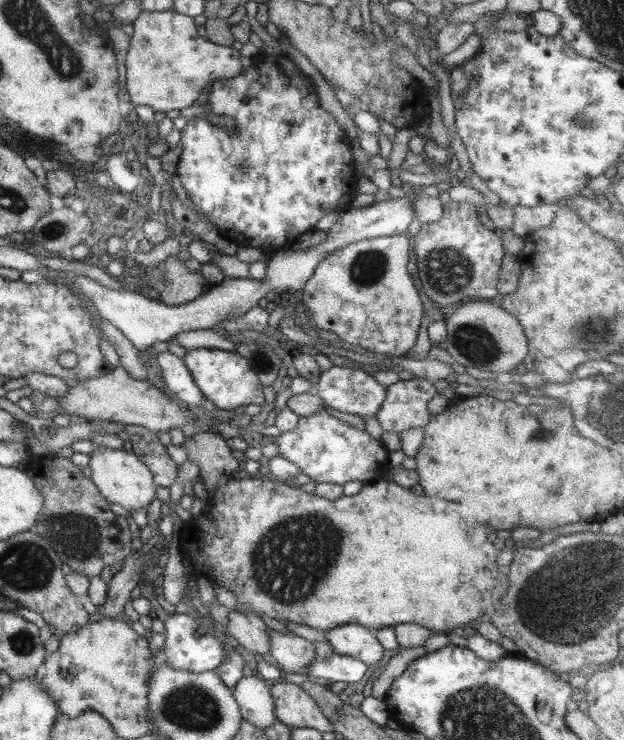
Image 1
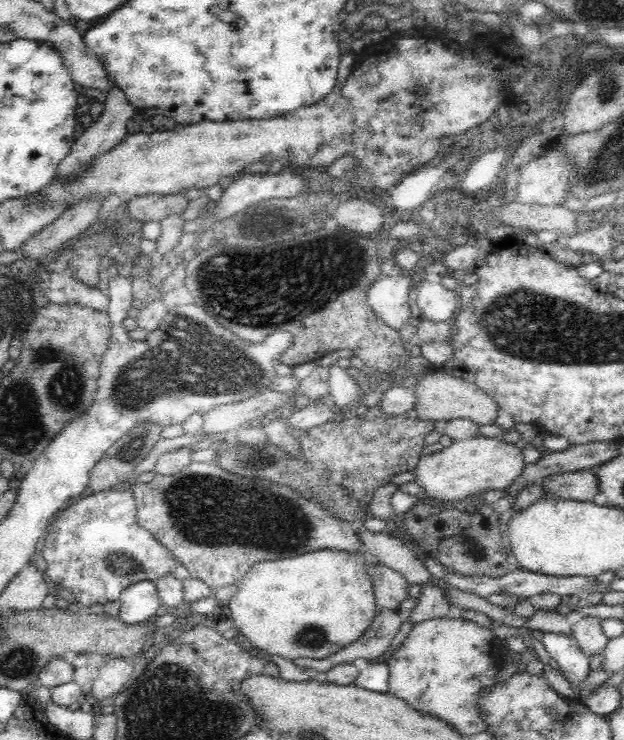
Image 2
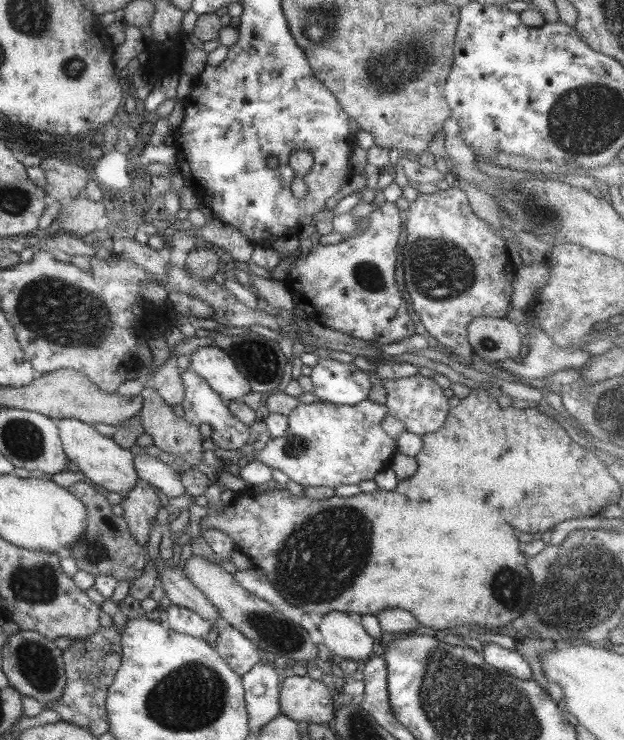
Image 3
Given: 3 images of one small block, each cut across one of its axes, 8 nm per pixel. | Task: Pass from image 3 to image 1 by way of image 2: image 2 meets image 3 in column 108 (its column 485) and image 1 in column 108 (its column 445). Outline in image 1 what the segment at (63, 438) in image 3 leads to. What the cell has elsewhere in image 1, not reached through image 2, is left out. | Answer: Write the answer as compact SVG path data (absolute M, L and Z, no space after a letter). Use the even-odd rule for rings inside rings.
M93 445L89 453L90 479L106 502L117 504L126 511L147 508L155 497L155 483L149 469L132 452Z

